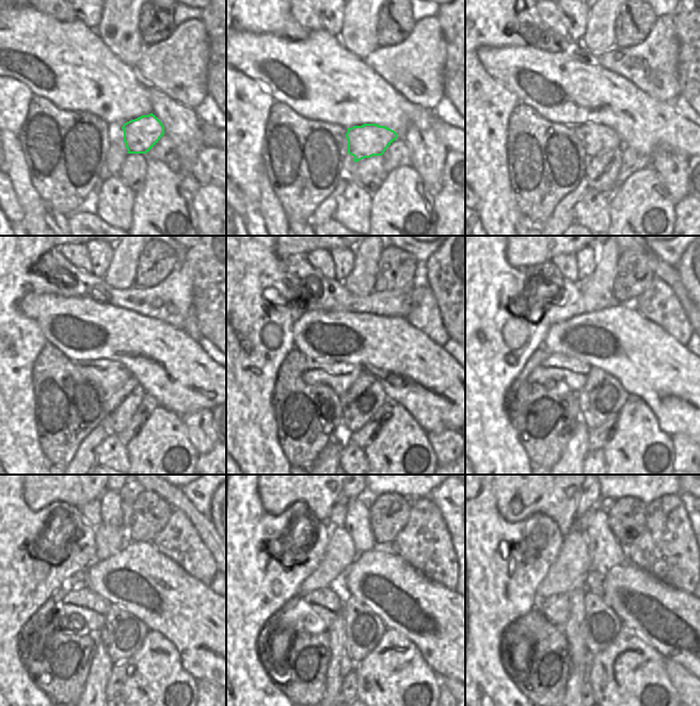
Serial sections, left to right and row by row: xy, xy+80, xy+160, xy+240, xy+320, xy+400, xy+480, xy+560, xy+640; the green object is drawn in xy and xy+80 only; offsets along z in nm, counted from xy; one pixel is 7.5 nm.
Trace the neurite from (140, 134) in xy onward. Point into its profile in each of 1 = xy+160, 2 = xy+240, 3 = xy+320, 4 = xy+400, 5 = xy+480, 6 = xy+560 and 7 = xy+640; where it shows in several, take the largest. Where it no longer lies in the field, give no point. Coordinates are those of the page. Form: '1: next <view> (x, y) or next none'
1: next xy+160 (595, 138)
2: next xy+240 (109, 374)
3: next xy+320 (339, 376)
4: next xy+400 (568, 373)
5: next xy+480 (86, 608)
6: next xy+560 (325, 603)
7: next xy+640 (556, 608)

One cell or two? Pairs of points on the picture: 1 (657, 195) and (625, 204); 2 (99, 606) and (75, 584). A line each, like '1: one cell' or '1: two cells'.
1: one cell
2: two cells

